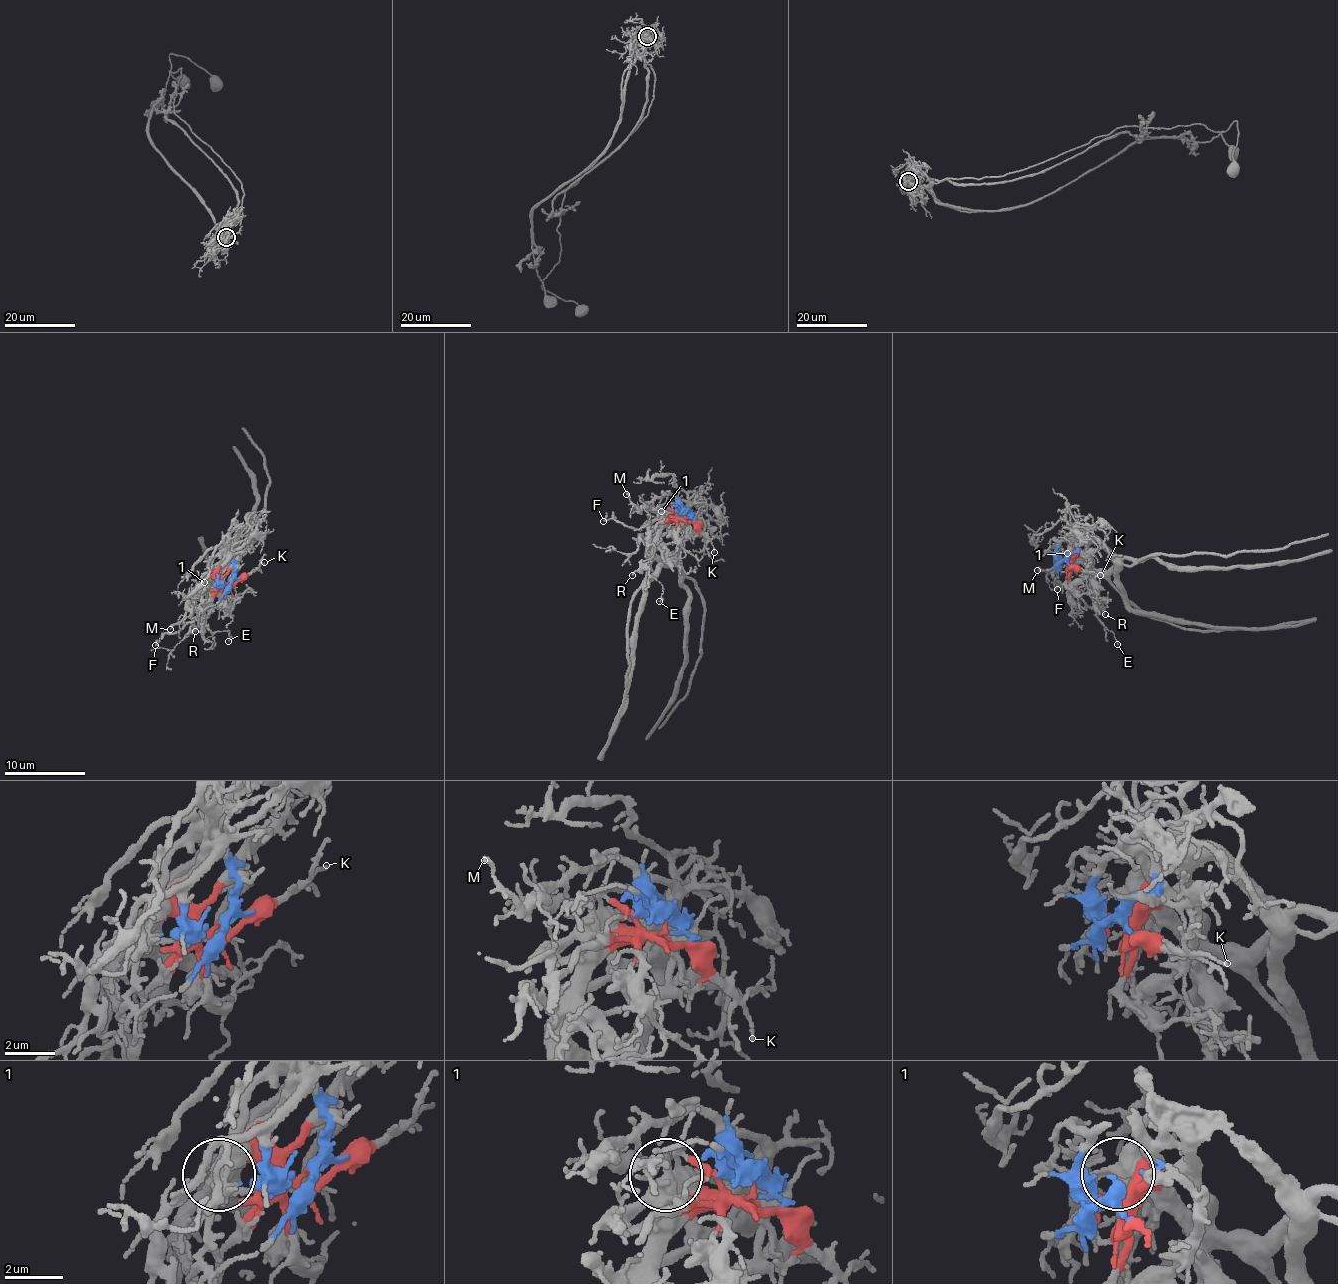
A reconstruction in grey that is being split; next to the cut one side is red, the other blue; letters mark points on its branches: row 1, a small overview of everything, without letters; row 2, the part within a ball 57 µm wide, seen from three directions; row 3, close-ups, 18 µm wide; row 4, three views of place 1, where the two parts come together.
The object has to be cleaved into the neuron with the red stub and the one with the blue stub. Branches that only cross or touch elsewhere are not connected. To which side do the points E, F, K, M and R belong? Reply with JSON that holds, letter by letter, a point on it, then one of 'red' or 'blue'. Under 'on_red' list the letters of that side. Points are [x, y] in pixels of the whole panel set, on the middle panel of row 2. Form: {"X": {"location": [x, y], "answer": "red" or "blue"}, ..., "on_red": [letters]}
{"E": {"location": [659, 601], "answer": "red"}, "F": {"location": [603, 521], "answer": "blue"}, "K": {"location": [714, 552], "answer": "red"}, "M": {"location": [626, 494], "answer": "blue"}, "R": {"location": [632, 575], "answer": "red"}, "on_red": ["E", "K", "R"]}

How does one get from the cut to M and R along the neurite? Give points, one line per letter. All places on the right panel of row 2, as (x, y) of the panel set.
M: (1065, 562), (1057, 561), (1060, 555), (1052, 551), (1053, 545), (1056, 569), (1037, 570)
R: (1065, 561), (1076, 557), (1081, 560), (1104, 614)

